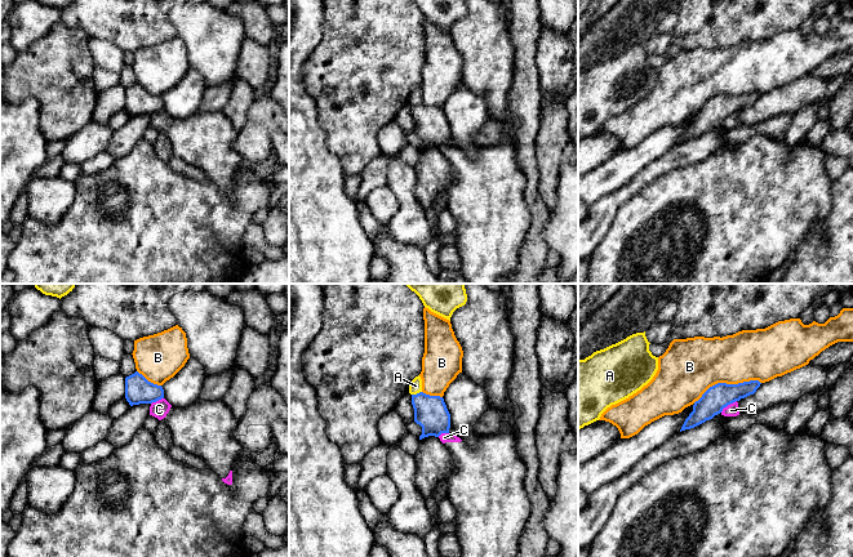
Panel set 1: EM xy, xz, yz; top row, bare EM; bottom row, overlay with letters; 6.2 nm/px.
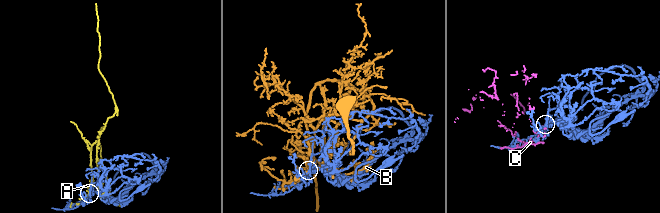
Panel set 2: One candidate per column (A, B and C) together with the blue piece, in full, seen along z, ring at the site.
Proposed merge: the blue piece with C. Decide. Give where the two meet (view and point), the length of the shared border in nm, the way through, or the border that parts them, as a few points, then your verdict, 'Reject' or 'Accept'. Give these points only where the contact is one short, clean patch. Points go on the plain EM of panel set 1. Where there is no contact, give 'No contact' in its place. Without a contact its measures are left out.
Touches blue at yz (728, 115). Shared border 130 nm. Boundary: yz (736, 111), (720, 123). Reject

